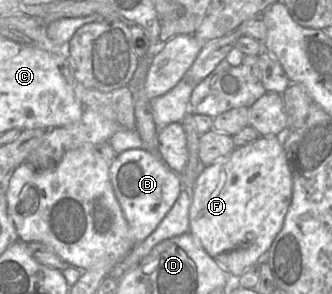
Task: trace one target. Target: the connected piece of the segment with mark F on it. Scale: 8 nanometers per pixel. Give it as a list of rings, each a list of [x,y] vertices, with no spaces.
[[[282,135],[264,136],[236,147],[225,158],[206,166],[192,189],[189,232],[230,277],[239,278],[247,269],[256,268],[283,226],[291,204],[293,180],[282,141]]]

